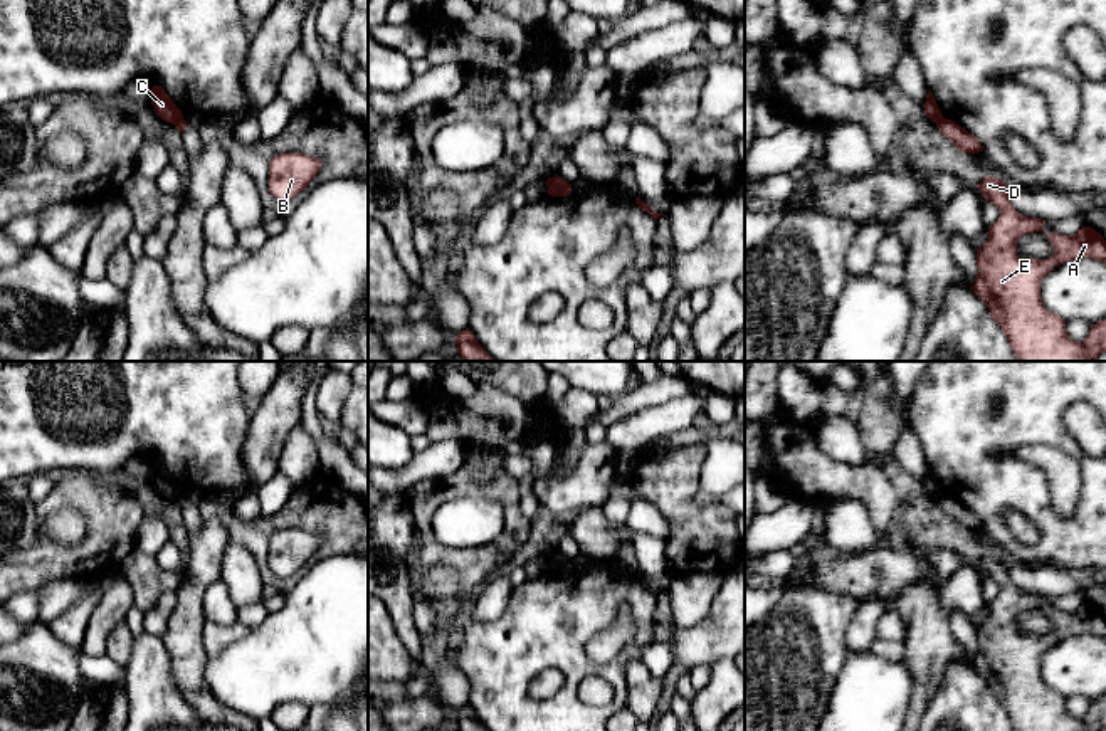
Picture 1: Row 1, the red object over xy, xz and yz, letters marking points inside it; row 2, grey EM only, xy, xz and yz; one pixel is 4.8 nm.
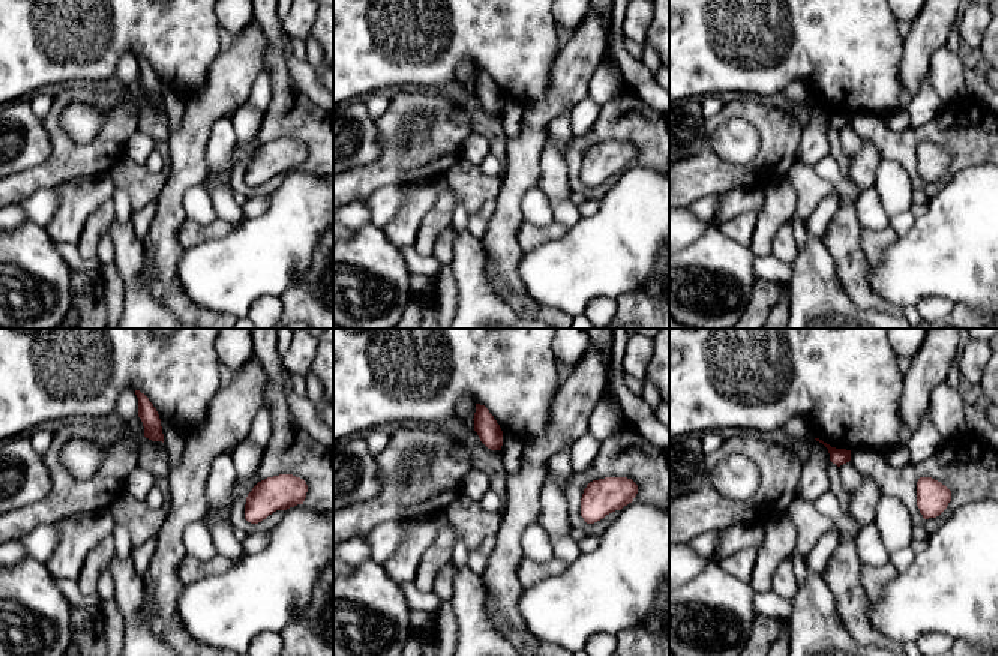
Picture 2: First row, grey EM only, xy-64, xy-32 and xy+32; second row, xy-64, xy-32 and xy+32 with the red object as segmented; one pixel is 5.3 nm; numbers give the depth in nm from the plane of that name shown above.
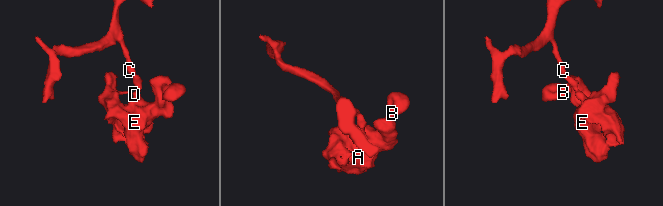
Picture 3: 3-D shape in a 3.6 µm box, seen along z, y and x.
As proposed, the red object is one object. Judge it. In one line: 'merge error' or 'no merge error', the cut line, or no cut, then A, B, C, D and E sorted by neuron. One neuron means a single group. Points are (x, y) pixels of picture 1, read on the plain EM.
merge error; cut in yz along (943, 494), (937, 499); A B D E / C

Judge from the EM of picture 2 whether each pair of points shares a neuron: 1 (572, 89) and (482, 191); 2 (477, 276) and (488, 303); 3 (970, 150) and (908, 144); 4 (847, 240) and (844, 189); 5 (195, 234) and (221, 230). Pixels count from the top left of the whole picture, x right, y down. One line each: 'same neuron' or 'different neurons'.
1: different neurons
2: same neuron
3: same neuron
4: different neurons
5: same neuron

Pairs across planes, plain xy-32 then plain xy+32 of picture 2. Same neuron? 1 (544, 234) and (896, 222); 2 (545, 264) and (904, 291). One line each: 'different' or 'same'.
1: different
2: same

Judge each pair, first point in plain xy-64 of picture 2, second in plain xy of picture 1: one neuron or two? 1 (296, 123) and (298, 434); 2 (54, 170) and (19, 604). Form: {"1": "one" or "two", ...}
{"1": "two", "2": "two"}

